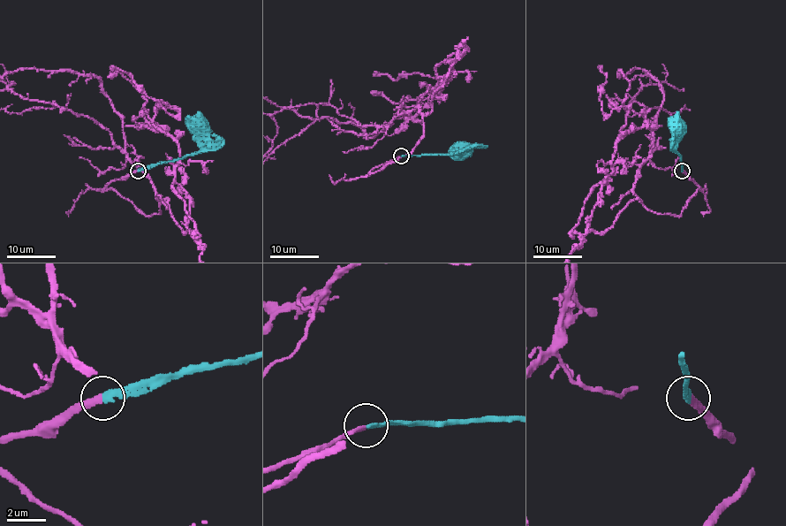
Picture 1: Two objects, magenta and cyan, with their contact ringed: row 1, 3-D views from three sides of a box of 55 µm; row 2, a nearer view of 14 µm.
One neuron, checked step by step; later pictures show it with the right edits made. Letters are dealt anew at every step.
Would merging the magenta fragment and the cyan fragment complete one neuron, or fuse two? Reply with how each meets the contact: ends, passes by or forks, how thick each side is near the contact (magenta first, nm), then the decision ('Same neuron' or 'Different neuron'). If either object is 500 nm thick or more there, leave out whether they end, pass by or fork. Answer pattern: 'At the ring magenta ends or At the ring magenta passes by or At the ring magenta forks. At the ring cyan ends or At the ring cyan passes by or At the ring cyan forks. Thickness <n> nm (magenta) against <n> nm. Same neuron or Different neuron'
At the ring magenta ends. At the ring cyan ends. Thickness 260 nm (magenta) against 240 nm. Same neuron

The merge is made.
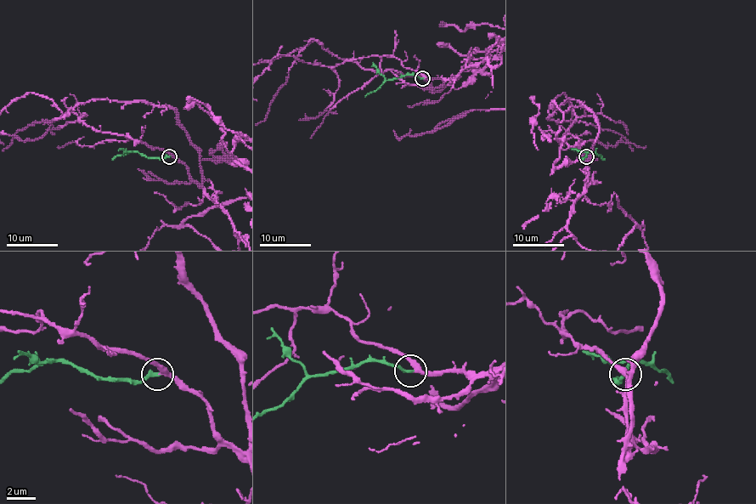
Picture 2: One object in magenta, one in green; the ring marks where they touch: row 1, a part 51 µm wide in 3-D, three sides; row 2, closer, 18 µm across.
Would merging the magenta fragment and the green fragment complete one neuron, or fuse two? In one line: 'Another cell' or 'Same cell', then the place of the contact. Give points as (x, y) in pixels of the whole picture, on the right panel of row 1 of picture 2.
Same cell. Place: (586, 156)

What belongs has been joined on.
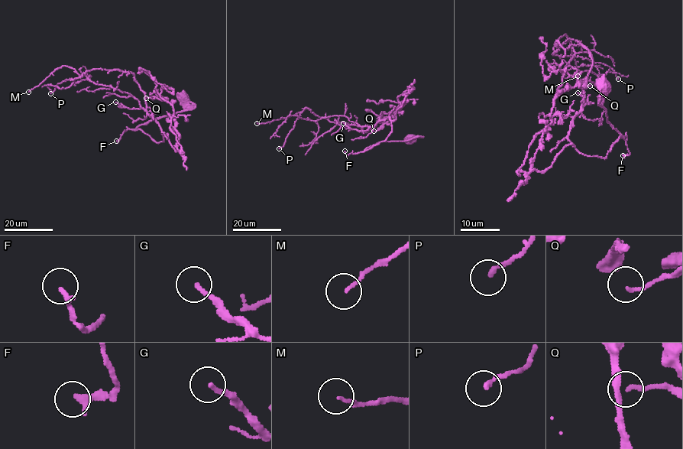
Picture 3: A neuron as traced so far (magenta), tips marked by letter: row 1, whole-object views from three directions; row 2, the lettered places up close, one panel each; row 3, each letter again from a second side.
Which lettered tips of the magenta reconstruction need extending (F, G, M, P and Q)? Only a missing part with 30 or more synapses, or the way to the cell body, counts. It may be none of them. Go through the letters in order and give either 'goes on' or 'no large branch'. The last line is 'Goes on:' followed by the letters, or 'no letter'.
F: no large branch
G: no large branch
M: no large branch
P: no large branch
Q: no large branch
Goes on: no letter

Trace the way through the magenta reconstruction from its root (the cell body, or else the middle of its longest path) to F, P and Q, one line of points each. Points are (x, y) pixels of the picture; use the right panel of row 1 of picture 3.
F: (602, 86), (602, 105), (606, 108), (606, 119), (627, 138), (626, 145), (629, 154), (623, 155)
P: (602, 86), (620, 136), (606, 157), (587, 156), (568, 134), (592, 60), (575, 40), (552, 53), (618, 79)
Q: (602, 86), (606, 119), (620, 135), (606, 156), (568, 144), (535, 170), (555, 96), (590, 86)

